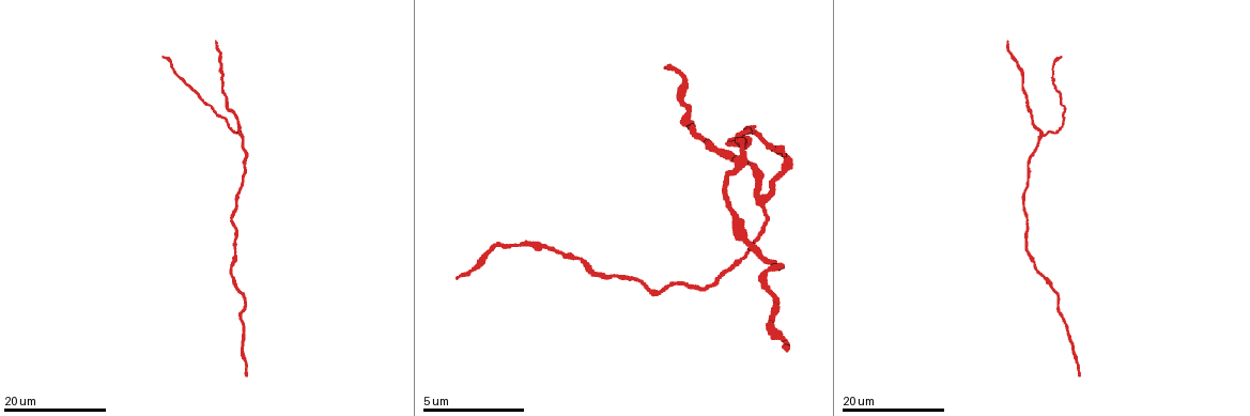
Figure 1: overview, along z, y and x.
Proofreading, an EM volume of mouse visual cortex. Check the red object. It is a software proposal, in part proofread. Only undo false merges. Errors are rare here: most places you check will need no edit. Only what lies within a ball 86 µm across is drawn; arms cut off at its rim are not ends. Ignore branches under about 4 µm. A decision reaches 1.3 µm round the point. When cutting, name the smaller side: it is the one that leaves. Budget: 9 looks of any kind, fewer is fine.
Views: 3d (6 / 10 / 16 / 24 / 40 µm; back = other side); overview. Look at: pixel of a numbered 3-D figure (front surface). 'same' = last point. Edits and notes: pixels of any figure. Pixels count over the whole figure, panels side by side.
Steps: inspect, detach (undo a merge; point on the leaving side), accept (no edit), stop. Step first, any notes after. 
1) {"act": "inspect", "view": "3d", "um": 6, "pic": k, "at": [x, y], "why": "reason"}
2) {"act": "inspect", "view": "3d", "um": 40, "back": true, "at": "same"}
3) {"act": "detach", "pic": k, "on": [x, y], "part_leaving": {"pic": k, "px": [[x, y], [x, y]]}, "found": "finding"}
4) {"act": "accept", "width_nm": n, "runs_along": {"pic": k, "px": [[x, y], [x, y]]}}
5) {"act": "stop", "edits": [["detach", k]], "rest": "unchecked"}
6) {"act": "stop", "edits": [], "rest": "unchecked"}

{"act": "inspect", "view": "3d", "um": 16, "pic": 1, "at": [239, 134], "why": "three arms meet"}

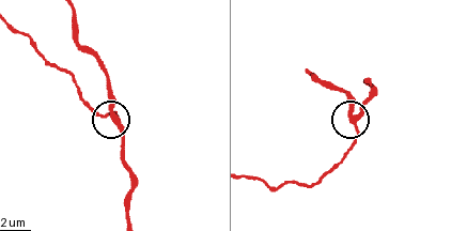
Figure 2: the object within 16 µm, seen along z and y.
{"act": "inspect", "view": "3d", "um": 6, "pic": 2, "at": [354, 126]}

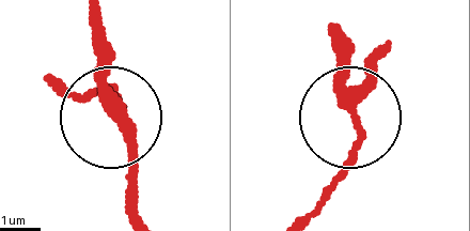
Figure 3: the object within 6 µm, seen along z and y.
{"act": "inspect", "view": "3d", "um": 6, "back": true, "pic": 3, "at": [351, 117], "why": "from behind"}

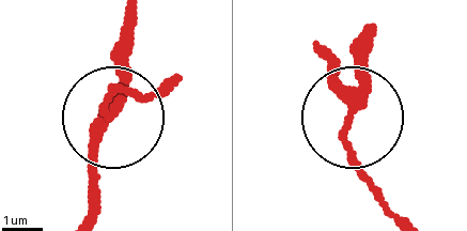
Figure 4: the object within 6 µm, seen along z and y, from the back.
{"act": "accept", "runs_along": {"pic": 4, "px": [[324, 48], [327, 82], [347, 112], [357, 41]]}, "found": "continuous, no second neuron"}

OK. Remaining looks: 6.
{"act": "inspect", "view": "3d", "um": 16, "pic": 1, "at": [1026, 104], "why": "thick turns thin"}

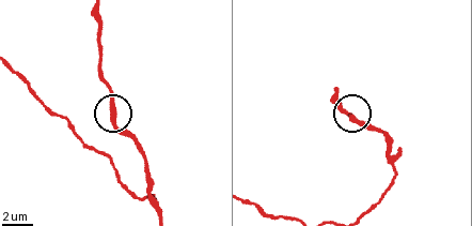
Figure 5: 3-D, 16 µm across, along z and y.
{"act": "inspect", "view": "3d", "um": 6, "pic": 5, "at": [112, 109]}

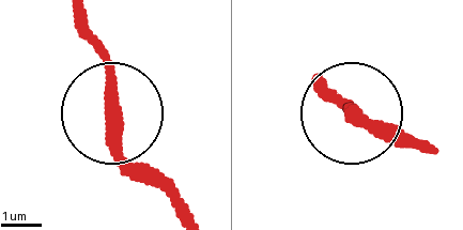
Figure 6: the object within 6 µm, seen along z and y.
{"act": "accept", "runs_along": {"pic": 6, "px": [[425, 151], [373, 134], [322, 82]]}, "found": "continuous, no second neuron"}

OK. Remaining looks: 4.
{"act": "inspect", "view": "3d", "um": 16, "pic": 1, "at": [1018, 64], "why": "a narrow waist"}

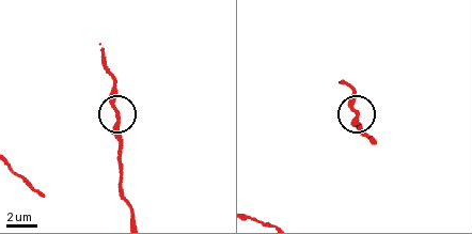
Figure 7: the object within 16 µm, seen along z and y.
{"act": "inspect", "view": "3d", "um": 10, "pic": 7, "at": [357, 110]}

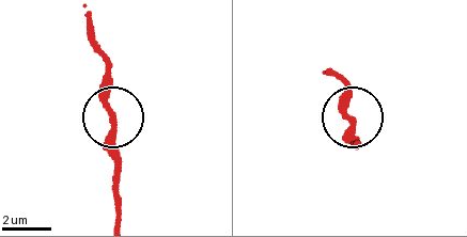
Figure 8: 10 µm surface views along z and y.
{"act": "accept", "runs_along": {"pic": 8, "px": [[120, 215], [120, 154], [107, 98], [107, 64]]}, "found": "all the same neuron"}

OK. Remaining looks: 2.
{"act": "inspect", "view": "3d", "um": 16, "pic": 1, "at": [1064, 112], "why": "a narrow waist"}

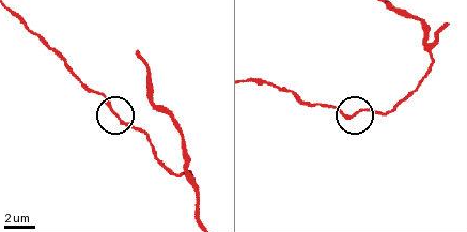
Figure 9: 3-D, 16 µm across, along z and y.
{"act": "inspect", "view": "3d", "um": 6, "pic": 9, "at": [116, 113]}

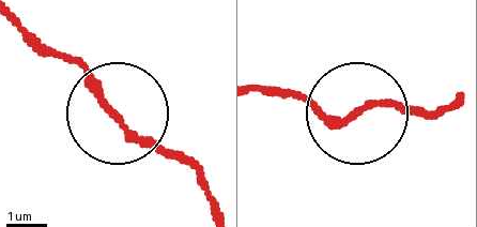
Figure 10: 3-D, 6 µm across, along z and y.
{"act": "accept", "runs_along": {"pic": 10, "px": [[458, 101], [434, 110], [373, 104], [332, 121], [264, 90]]}, "found": "one neuron here"}

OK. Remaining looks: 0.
{"act": "stop", "edits": [], "rest": "unchecked"}

